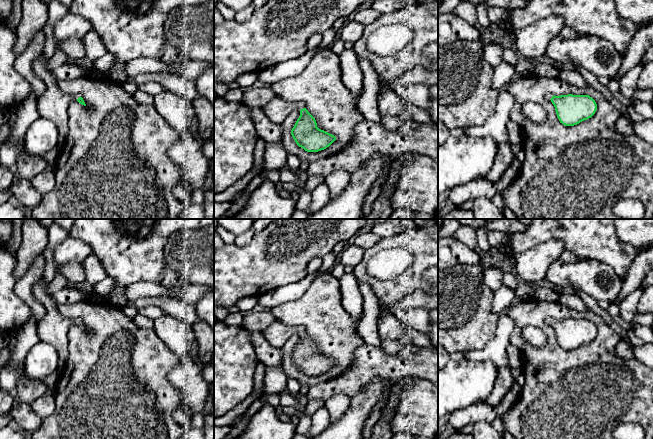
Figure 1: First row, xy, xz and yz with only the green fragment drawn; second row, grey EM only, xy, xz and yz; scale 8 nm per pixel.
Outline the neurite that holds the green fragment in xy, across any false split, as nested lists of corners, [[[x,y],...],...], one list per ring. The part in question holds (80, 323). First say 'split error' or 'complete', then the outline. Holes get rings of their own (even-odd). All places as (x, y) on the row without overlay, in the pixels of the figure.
split error | [[[43,276],[33,285],[32,294],[41,302],[46,310],[46,316],[37,324],[37,331],[41,341],[51,344],[58,352],[58,369],[62,373],[69,357],[68,351],[68,330],[72,323],[86,330],[80,319],[67,319],[63,317],[52,294],[48,292],[50,283],[43,281]]]

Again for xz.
split error | [[[276,320],[263,332],[266,340],[275,348],[282,348],[295,333],[300,335],[300,340],[291,354],[291,359],[299,371],[307,376],[318,376],[336,364],[334,359],[317,351],[315,342],[302,327],[291,327]]]

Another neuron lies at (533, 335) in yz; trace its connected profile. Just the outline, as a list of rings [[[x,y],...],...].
[[[534,326],[526,327],[522,330],[523,339],[531,345],[543,348],[546,345],[546,336],[542,329]]]

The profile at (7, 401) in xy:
[[[0,390],[0,416],[7,416],[10,414],[16,398],[10,393]]]

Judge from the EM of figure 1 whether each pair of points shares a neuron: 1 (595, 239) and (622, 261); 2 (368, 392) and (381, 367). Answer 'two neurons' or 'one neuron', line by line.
1: one neuron
2: two neurons

